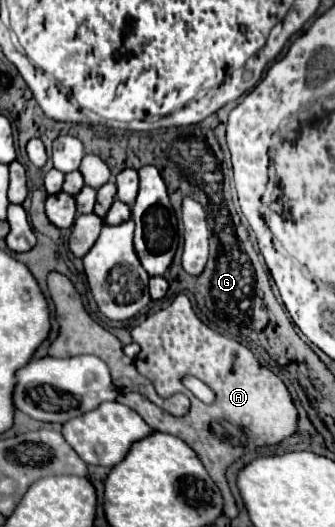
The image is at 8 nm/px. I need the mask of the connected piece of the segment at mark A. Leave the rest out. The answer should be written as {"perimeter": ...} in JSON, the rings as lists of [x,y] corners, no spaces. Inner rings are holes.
{"perimeter":[[[186,294],[176,296],[170,306],[140,322],[132,330],[132,338],[142,346],[142,352],[136,356],[138,372],[150,378],[150,382],[180,386],[172,392],[186,394],[192,408],[186,416],[176,418],[140,394],[120,394],[118,402],[136,410],[156,432],[174,434],[188,442],[198,452],[224,498],[234,498],[226,480],[226,470],[232,462],[262,446],[278,444],[298,430],[298,410],[286,384],[272,370],[262,368],[248,346],[222,336],[204,324]],[[184,374],[192,374],[208,384],[216,394],[214,402],[204,404],[192,396],[192,392],[180,382]]]}

